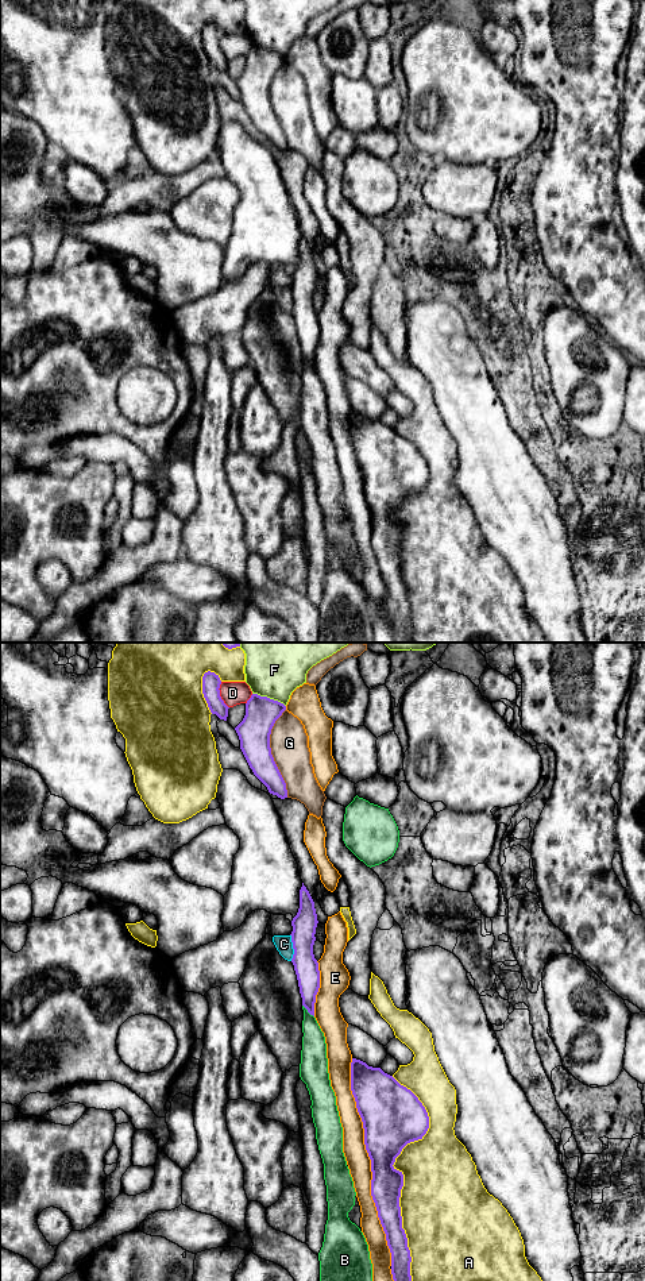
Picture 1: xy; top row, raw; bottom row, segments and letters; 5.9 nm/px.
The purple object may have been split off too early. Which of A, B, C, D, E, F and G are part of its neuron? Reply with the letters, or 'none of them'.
none of them

